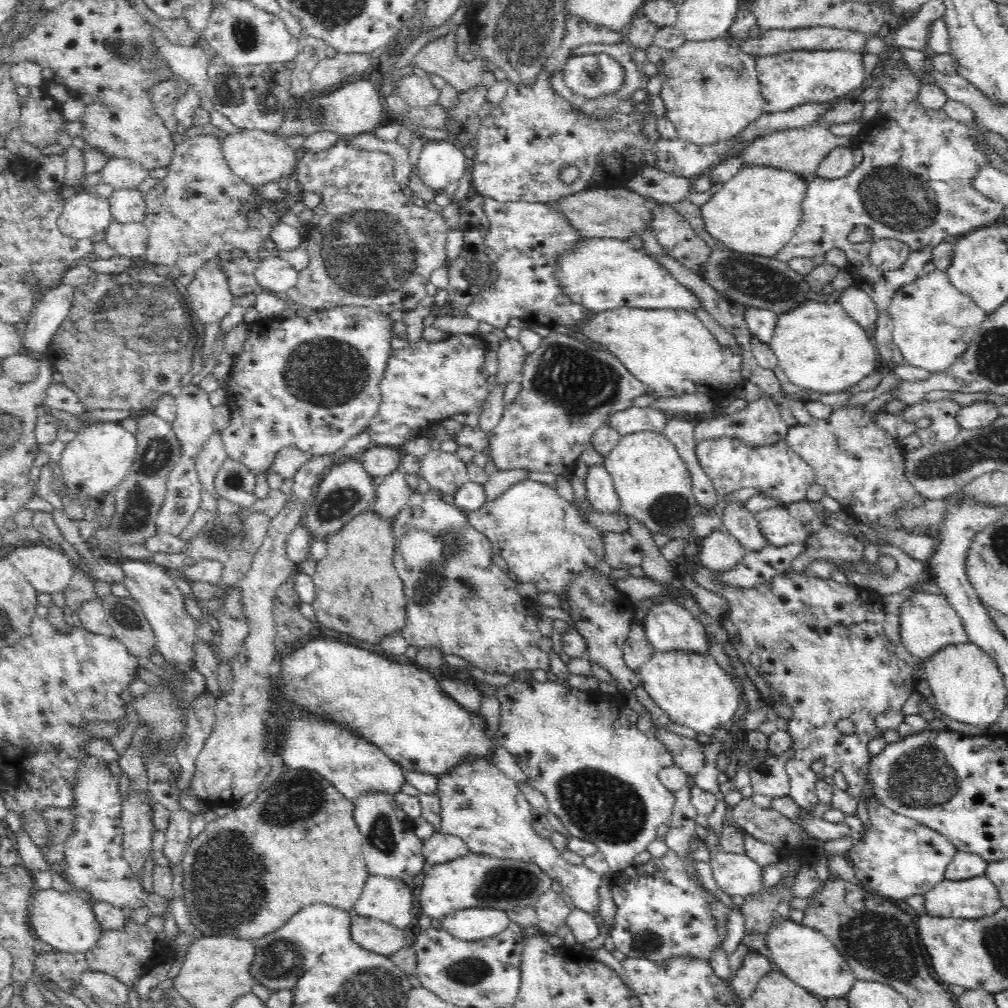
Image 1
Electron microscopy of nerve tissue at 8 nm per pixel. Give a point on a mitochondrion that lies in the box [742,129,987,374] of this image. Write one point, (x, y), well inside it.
(892, 195)

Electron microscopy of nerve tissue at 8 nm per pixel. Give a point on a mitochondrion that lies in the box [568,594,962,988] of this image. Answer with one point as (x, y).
(883, 943)

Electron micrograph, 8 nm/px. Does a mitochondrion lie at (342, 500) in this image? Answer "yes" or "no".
yes

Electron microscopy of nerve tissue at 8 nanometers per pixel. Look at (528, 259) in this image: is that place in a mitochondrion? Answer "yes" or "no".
no

